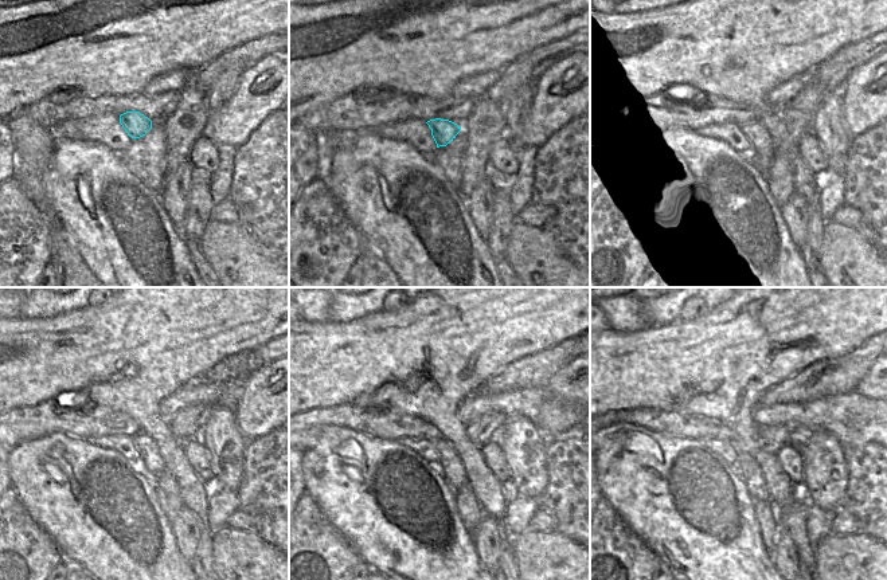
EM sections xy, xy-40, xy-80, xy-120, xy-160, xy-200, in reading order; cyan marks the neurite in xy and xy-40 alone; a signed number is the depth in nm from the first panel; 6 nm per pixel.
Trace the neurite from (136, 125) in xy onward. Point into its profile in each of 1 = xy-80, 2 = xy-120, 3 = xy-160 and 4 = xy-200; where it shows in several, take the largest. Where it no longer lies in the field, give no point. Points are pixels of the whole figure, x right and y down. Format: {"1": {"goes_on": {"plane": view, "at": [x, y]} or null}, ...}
{"1": {"goes_on": {"plane": "xy-80", "at": [750, 140]}}, "2": {"goes_on": {"plane": "xy-120", "at": [149, 459]}}, "3": {"goes_on": {"plane": "xy-160", "at": [449, 463]}}, "4": {"goes_on": {"plane": "xy-200", "at": [746, 466]}}}

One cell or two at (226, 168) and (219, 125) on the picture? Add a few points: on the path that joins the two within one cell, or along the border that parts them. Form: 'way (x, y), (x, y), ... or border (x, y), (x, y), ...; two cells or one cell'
border (218, 145), (233, 145), (235, 148); two cells

